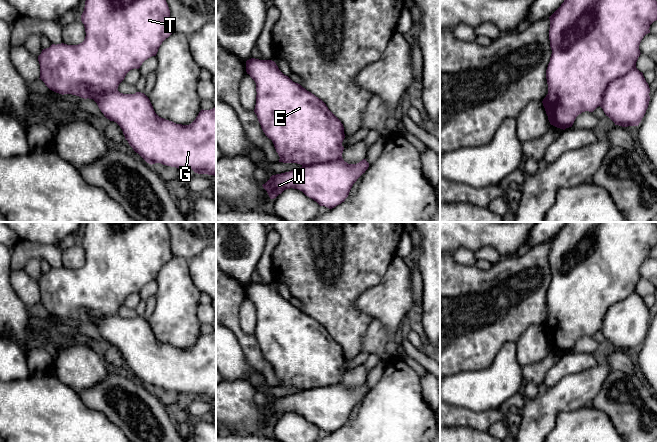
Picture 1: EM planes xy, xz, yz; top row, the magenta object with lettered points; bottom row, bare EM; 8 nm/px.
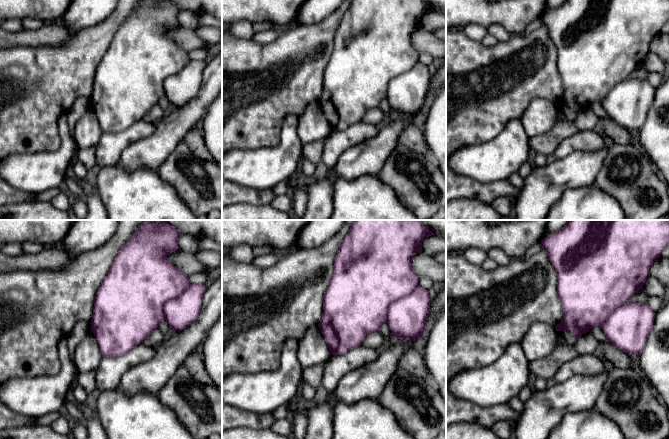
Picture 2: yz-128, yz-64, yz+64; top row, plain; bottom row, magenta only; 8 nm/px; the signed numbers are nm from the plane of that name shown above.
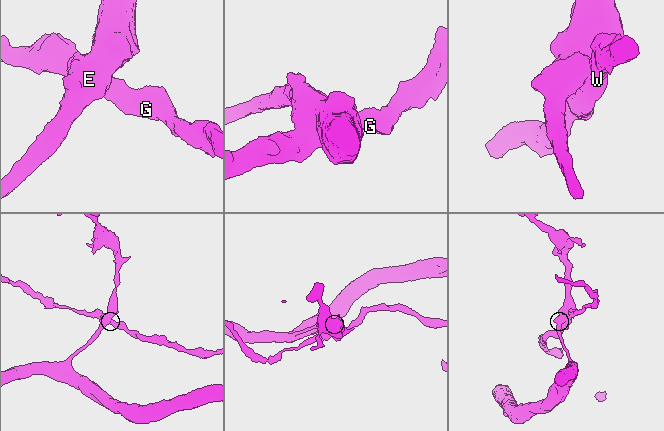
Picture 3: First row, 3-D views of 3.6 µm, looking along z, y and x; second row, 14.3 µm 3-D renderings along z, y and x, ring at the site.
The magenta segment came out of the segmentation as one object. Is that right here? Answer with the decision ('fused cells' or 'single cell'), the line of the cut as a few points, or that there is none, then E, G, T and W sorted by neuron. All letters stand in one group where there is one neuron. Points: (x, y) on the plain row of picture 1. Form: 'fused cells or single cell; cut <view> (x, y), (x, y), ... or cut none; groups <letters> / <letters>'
fused cells; cut yz (635, 290), (609, 307), (599, 329); groups E T / G W

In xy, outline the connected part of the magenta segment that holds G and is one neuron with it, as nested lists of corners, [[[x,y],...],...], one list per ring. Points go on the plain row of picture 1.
[[[115,314],[98,318],[93,324],[107,343],[120,350],[129,369],[147,387],[151,389],[161,387],[178,393],[192,393],[198,398],[216,400],[216,331],[210,334],[202,333],[191,348],[182,349],[159,341],[155,337],[149,322],[141,316],[123,318]]]

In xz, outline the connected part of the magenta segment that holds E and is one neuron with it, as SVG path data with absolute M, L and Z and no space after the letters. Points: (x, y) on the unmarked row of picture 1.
M251 282L246 285L246 296L256 307L254 336L263 356L272 364L279 386L307 390L342 382L343 348L321 323L284 299L272 284Z

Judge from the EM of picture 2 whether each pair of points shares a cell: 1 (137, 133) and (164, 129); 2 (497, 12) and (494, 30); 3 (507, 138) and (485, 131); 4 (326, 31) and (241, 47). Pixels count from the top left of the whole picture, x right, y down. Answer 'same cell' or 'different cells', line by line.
1: different cells
2: different cells
3: different cells
4: same cell

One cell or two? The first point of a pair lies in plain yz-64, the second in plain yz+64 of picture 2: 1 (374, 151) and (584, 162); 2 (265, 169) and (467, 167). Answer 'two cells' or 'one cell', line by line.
1: one cell
2: one cell

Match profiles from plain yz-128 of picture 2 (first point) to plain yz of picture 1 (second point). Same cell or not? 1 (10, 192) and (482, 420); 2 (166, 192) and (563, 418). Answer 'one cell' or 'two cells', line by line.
1: one cell
2: one cell

